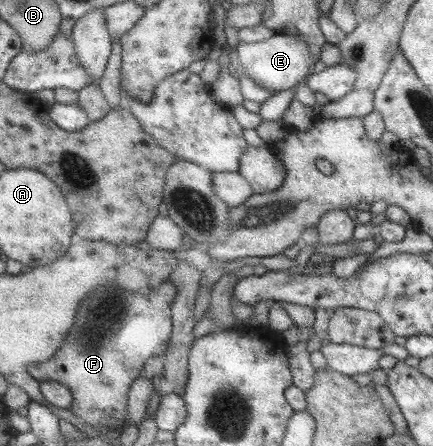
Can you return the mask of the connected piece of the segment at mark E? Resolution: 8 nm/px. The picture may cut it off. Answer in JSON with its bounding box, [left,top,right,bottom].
[237,33,310,95]

